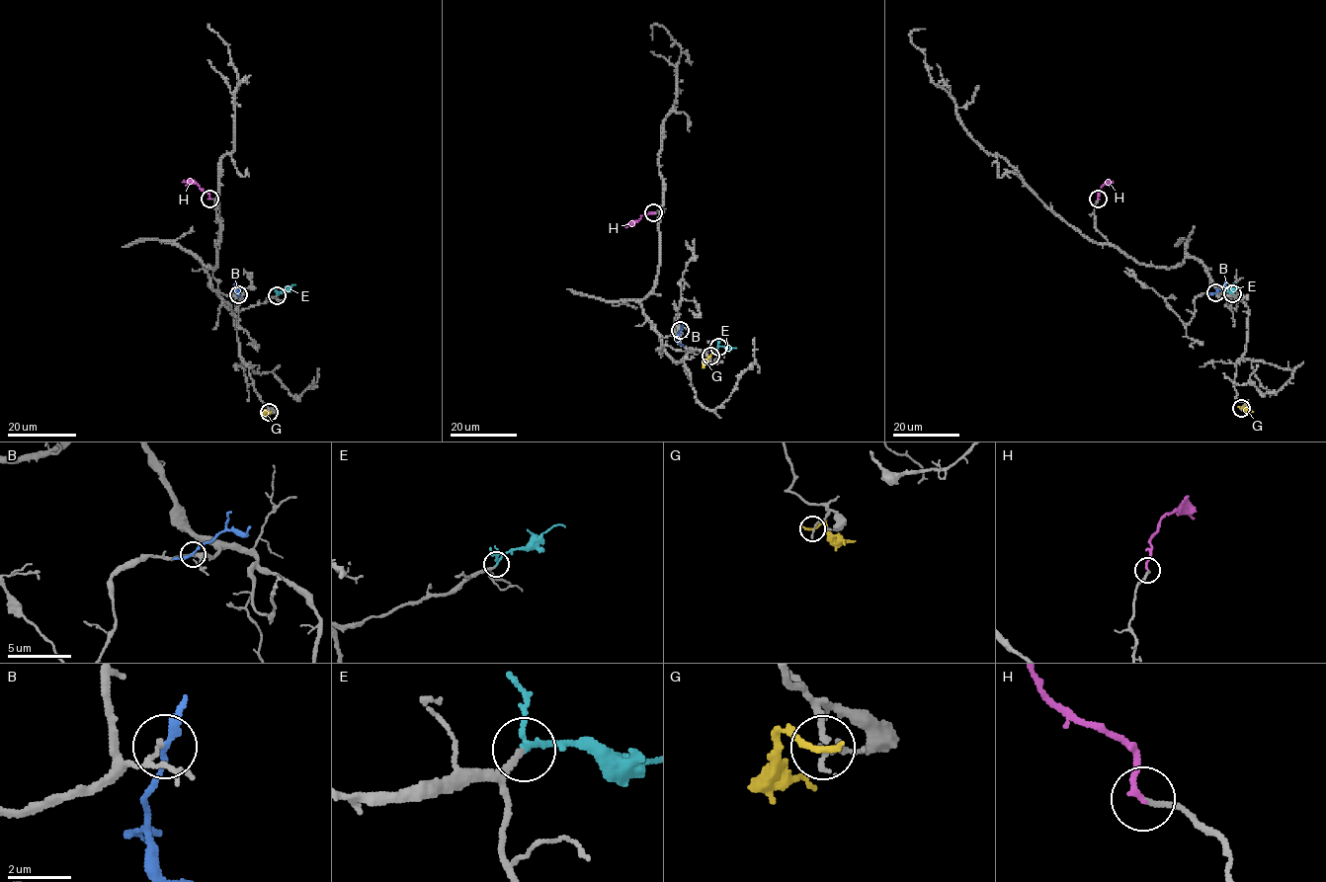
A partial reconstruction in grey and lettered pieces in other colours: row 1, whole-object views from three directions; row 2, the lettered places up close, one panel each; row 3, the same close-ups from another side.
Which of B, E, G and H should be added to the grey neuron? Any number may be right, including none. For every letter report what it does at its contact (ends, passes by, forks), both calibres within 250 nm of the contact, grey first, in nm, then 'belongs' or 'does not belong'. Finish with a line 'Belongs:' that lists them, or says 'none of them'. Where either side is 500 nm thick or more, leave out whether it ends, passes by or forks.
B: it passes by | 110/190 nm | does not belong
E: it forks | 200/120 nm | belongs
G: it ends | 180/220 nm | does not belong
H: it ends | 140/180 nm | belongs
Belongs: E, H

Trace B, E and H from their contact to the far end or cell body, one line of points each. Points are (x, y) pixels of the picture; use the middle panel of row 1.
B: (680, 330), (678, 337), (683, 346)
E: (718, 346), (736, 347)
H: (652, 212), (645, 213), (626, 227)

